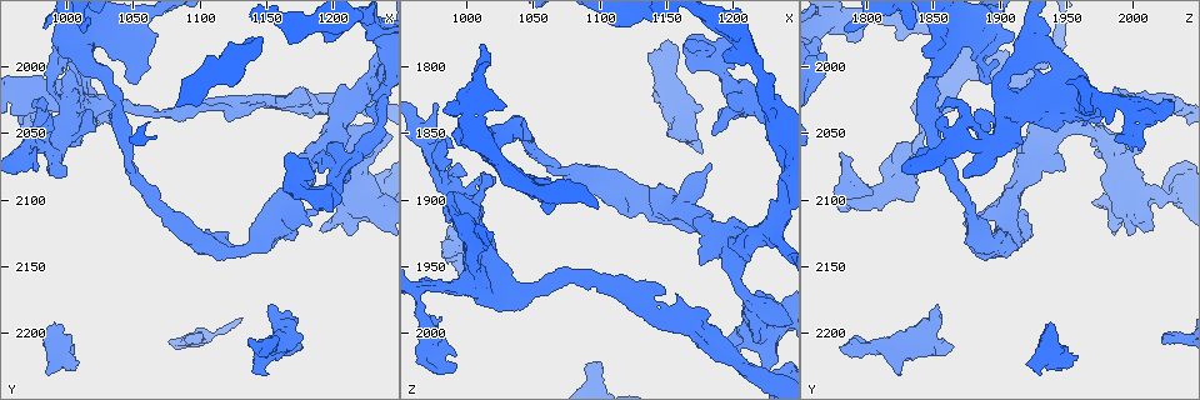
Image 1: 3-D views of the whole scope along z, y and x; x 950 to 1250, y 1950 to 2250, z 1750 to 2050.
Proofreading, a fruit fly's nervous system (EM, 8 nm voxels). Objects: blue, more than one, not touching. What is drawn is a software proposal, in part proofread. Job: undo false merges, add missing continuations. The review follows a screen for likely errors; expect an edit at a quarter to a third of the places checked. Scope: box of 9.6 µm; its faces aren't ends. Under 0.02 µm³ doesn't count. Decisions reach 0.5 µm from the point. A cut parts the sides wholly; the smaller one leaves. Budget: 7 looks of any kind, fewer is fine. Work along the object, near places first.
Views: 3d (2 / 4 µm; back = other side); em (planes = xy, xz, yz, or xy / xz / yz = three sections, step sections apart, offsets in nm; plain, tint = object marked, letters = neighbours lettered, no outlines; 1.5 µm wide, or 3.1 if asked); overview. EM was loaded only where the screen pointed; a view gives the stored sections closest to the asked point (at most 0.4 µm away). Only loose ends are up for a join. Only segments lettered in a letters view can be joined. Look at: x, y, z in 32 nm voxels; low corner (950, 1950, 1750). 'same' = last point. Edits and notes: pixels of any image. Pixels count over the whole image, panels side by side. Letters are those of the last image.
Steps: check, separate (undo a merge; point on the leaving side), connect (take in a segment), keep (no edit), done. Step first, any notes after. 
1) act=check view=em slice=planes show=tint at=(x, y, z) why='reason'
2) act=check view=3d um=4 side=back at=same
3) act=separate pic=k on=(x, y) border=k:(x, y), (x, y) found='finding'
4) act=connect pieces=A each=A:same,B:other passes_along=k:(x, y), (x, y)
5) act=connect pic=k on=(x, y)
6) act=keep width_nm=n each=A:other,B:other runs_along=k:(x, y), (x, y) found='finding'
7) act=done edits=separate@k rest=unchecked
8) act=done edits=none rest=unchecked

act=check view=em slice=planes show=letters at=(974, 2008, 1962) why='free end'

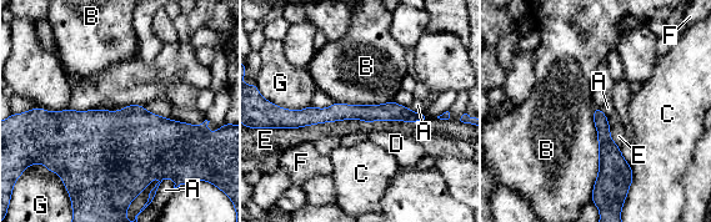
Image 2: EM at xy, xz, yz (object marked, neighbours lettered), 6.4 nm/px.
act=keep each=A:other,B:other,C:other,D:other,E:other,F:other,G:other found='none of them fits'

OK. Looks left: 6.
act=check view=3d um=2 at=(990, 2042, 2016) why='an open end'

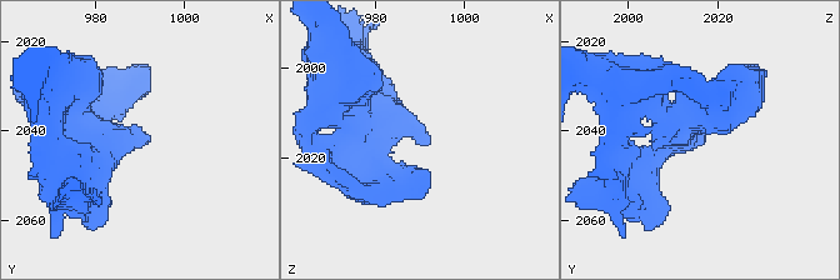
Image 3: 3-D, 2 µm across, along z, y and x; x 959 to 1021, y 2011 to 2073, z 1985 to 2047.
act=check view=em slice=xy step=8 show=tint at=(992, 2041, 2016)

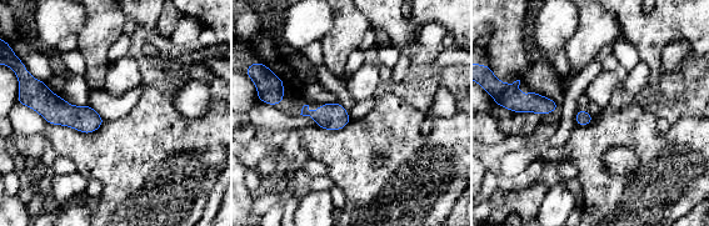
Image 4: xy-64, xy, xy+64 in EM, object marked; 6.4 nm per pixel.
act=check view=em slice=planes show=letters at=same why='cut it another way'

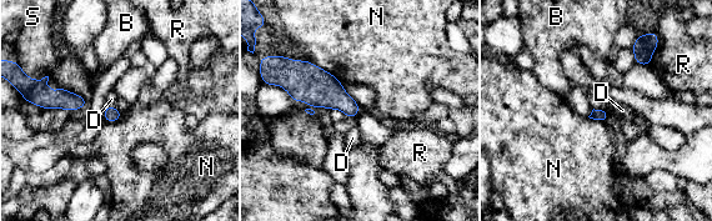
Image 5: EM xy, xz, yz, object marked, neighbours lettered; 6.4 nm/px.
act=keep each=B:other,D:other,N:other,R:other,S:other border=5:(316, 65), (342, 83) found='none of them fits'

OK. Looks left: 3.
act=check view=3d um=2 at=(982, 2032, 1856) why='an open end'

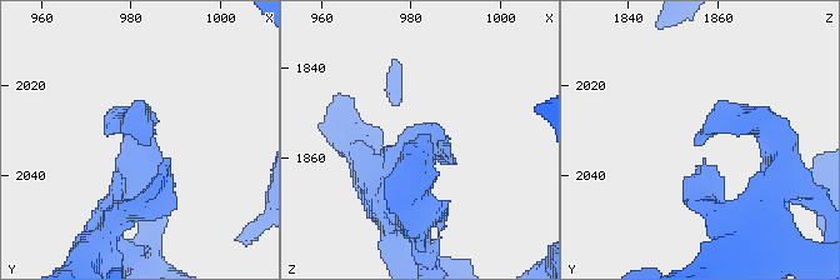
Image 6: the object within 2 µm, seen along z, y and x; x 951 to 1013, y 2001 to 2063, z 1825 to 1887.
act=check view=em slice=planes show=tint at=(984, 2033, 1856) why='need the tissue'

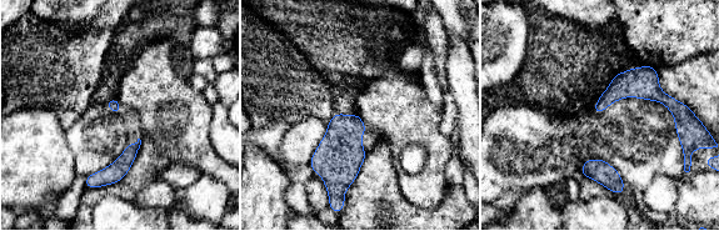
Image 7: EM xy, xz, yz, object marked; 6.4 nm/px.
act=check view=em slice=planes show=letters at=same

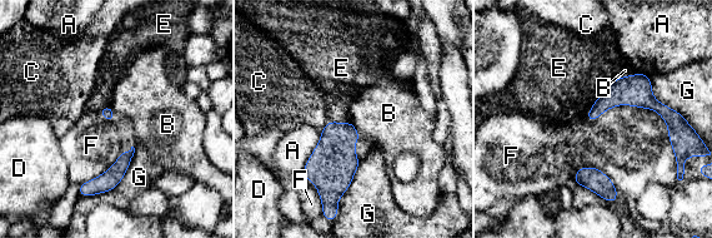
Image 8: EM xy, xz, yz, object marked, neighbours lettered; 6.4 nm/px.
act=keep each=A:other,B:other,C:other,D:other,E:other,F:other,G:other border=8:(573, 174), (596, 167), (617, 191) found='no lettered segment goes on from it'

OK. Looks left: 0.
act=done edits=none rest=unchecked

